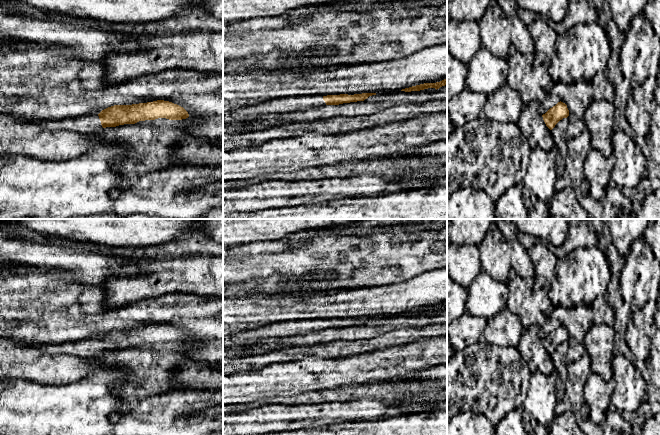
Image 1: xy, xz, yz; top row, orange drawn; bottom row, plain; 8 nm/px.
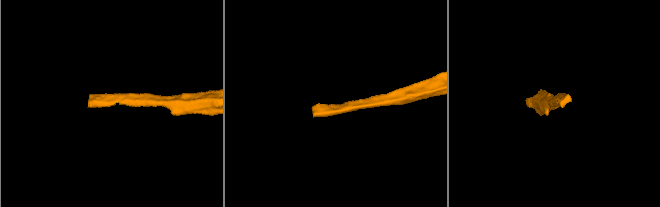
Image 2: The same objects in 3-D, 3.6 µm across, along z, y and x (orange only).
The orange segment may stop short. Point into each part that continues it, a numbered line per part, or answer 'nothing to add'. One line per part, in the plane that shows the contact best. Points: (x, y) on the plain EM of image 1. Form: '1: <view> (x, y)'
1: xy (85, 348)

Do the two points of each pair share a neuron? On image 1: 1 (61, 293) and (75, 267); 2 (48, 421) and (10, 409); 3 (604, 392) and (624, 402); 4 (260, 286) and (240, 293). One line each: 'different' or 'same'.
1: different
2: same
3: different
4: same

